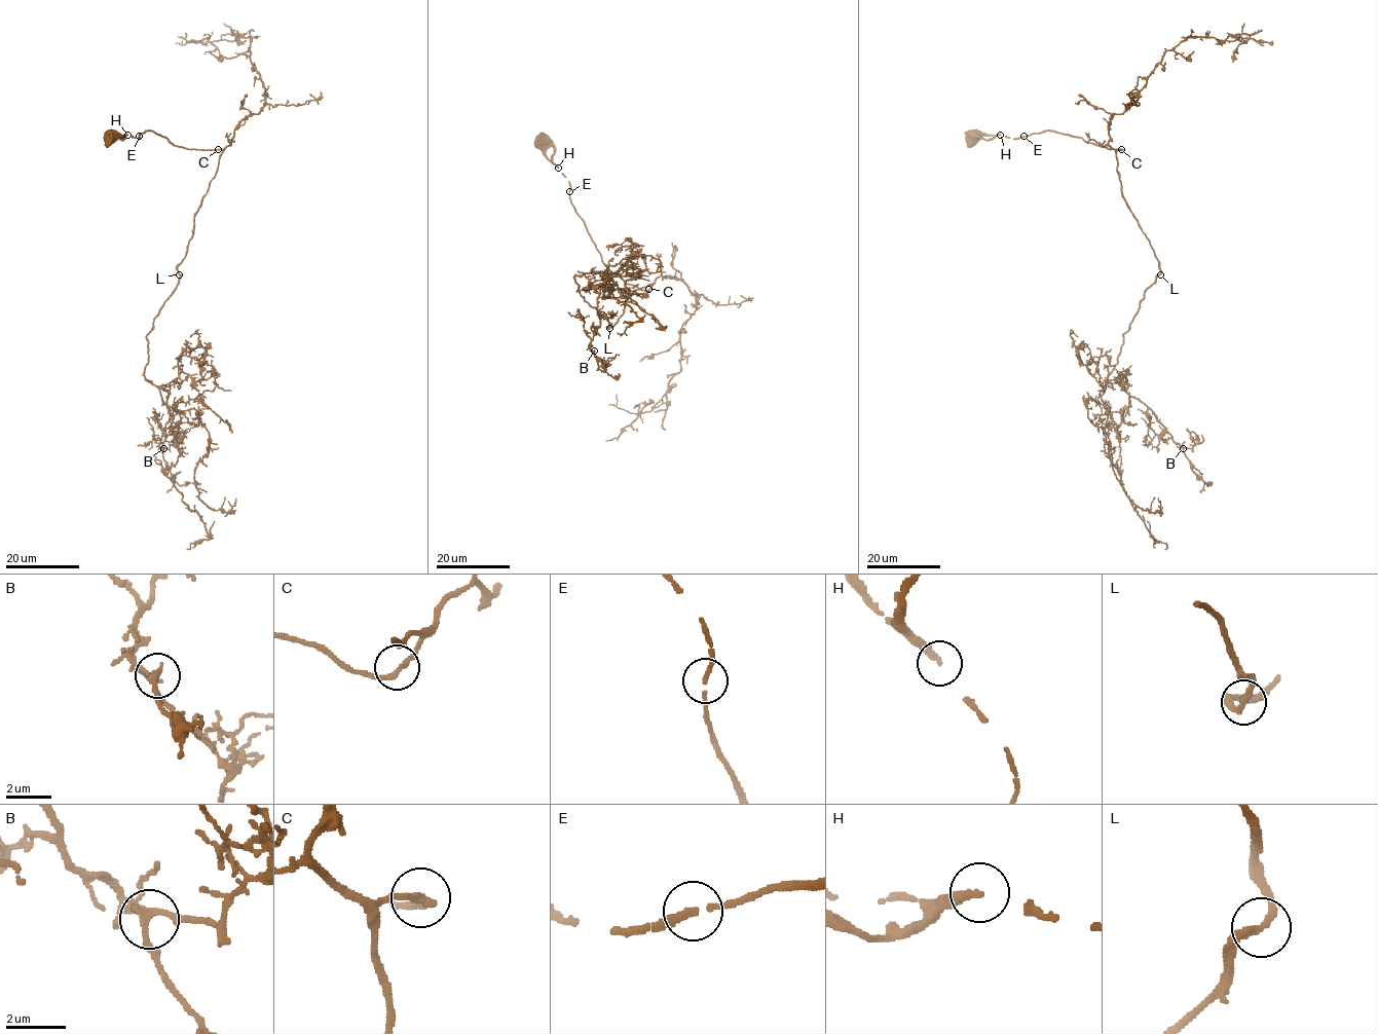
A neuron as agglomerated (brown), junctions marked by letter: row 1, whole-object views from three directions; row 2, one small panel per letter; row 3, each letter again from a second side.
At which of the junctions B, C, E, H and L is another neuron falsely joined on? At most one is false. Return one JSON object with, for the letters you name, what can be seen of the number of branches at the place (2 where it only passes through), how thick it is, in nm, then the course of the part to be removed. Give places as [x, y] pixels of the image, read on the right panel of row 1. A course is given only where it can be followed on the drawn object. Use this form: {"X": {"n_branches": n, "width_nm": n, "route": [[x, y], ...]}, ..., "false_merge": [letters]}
{"false_merge": []}

